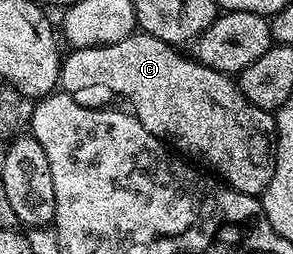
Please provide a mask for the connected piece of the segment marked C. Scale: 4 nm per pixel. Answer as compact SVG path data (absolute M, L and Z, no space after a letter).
M134 32L129 38L114 44L73 49L68 53L63 55L60 64L58 86L78 104L108 108L113 105L112 97L125 98L128 101L127 109L140 121L142 128L146 128L146 132L153 134L173 151L207 168L238 192L263 195L276 167L276 119L273 111L263 110L243 100L228 102L224 106L225 74L214 68L206 68L206 64L181 52L171 42L163 42L143 32Z

